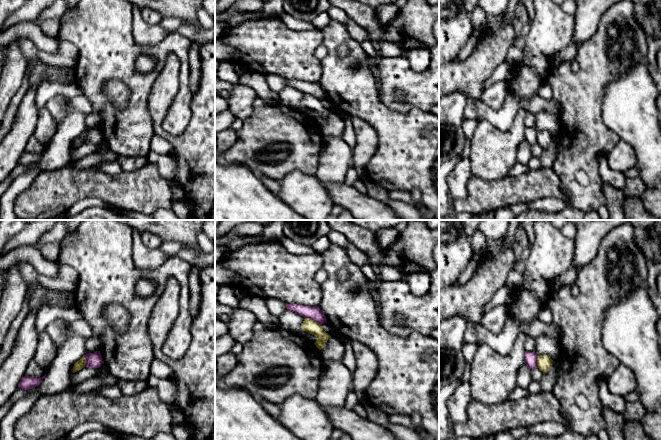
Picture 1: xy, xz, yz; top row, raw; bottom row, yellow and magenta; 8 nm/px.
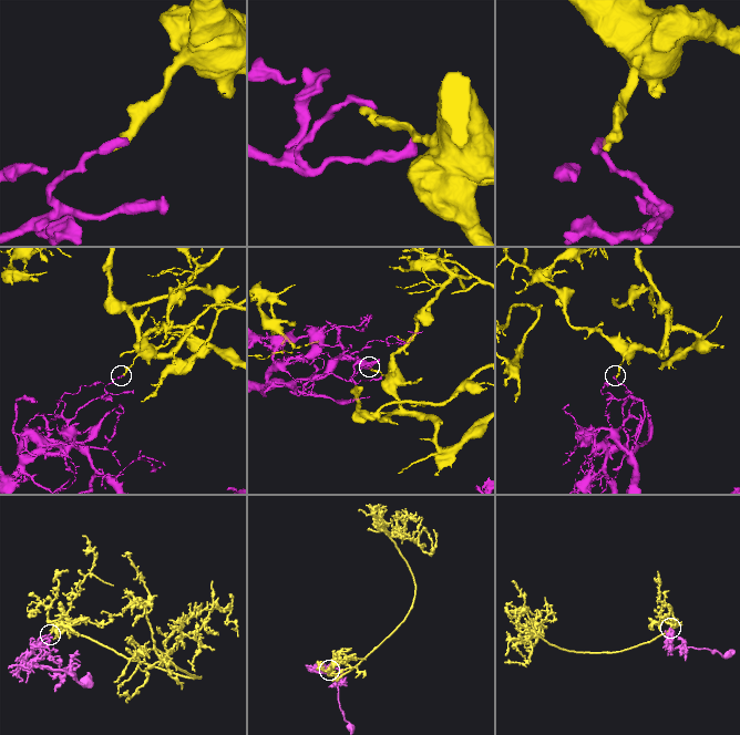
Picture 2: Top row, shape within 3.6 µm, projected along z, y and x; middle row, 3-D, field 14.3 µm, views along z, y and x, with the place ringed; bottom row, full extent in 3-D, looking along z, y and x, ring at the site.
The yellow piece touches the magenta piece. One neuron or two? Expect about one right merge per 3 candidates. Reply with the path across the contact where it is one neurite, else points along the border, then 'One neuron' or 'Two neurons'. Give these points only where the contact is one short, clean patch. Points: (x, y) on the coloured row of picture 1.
Boundary: xz (305, 317), (309, 317), (321, 325). Two neurons

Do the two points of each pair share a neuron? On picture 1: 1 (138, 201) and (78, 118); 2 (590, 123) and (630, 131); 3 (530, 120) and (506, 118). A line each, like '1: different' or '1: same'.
1: different
2: different
3: different

